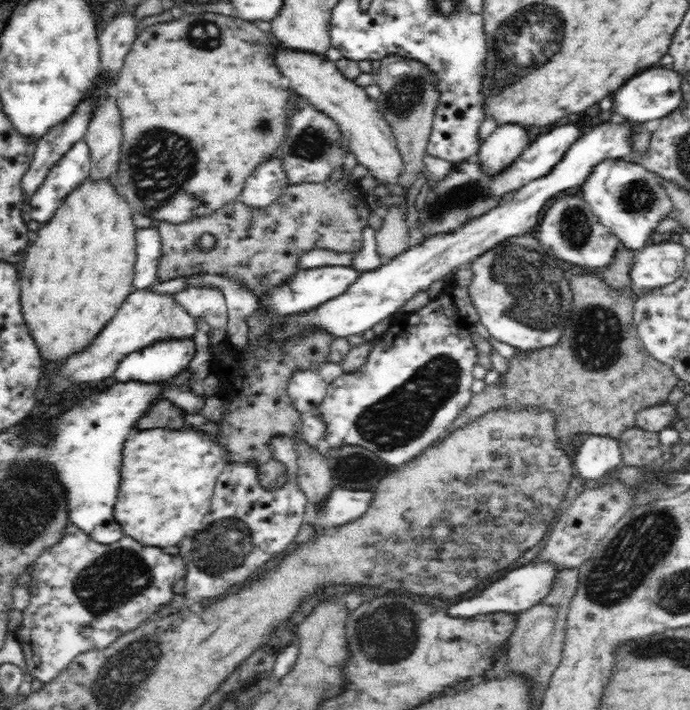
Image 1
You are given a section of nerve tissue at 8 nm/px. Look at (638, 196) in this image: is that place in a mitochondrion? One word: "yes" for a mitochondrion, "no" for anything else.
yes

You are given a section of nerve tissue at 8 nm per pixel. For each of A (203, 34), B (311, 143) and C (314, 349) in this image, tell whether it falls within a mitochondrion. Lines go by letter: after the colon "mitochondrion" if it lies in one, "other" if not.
A: mitochondrion
B: mitochondrion
C: mitochondrion

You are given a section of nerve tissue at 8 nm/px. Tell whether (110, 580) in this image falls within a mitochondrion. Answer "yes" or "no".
yes

